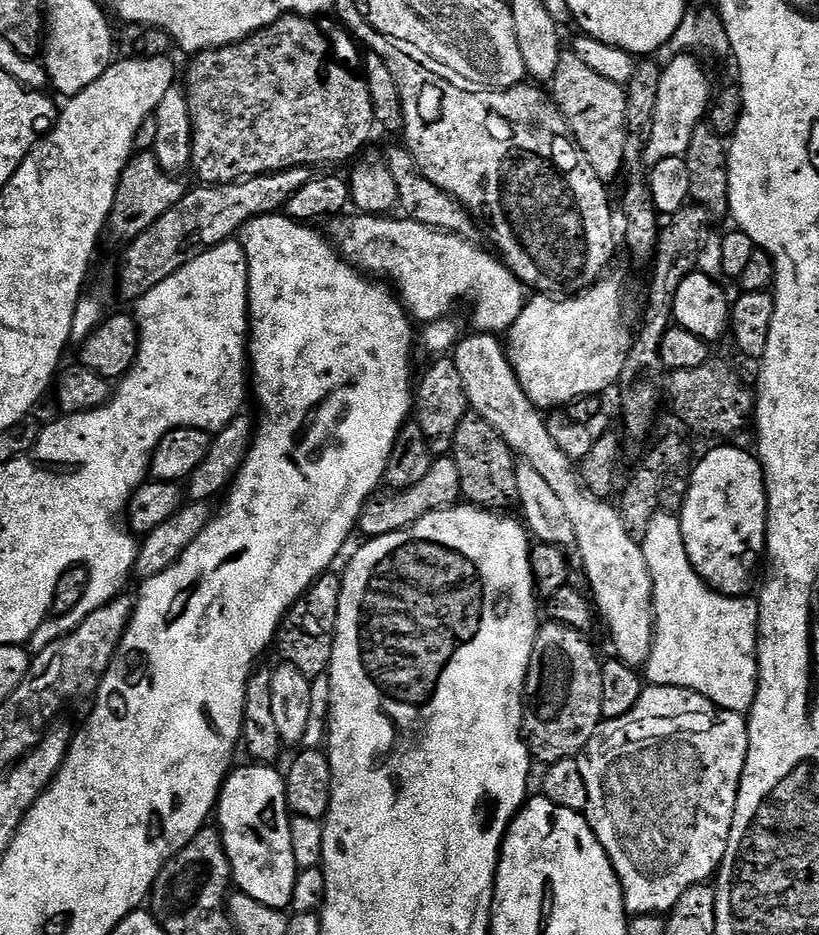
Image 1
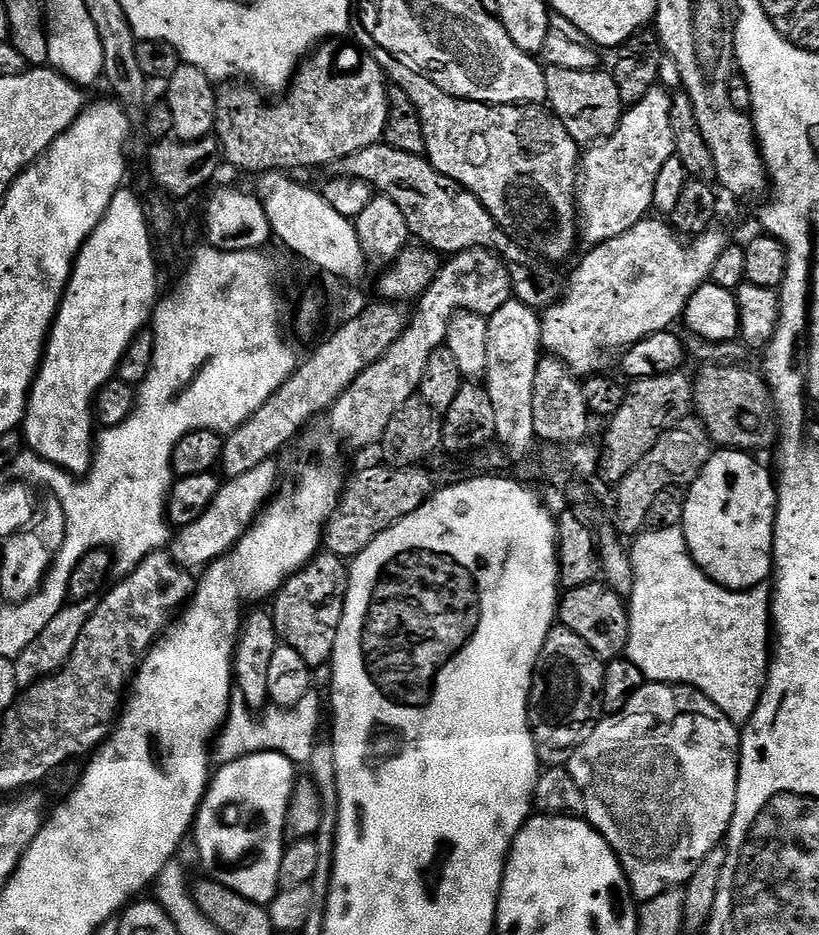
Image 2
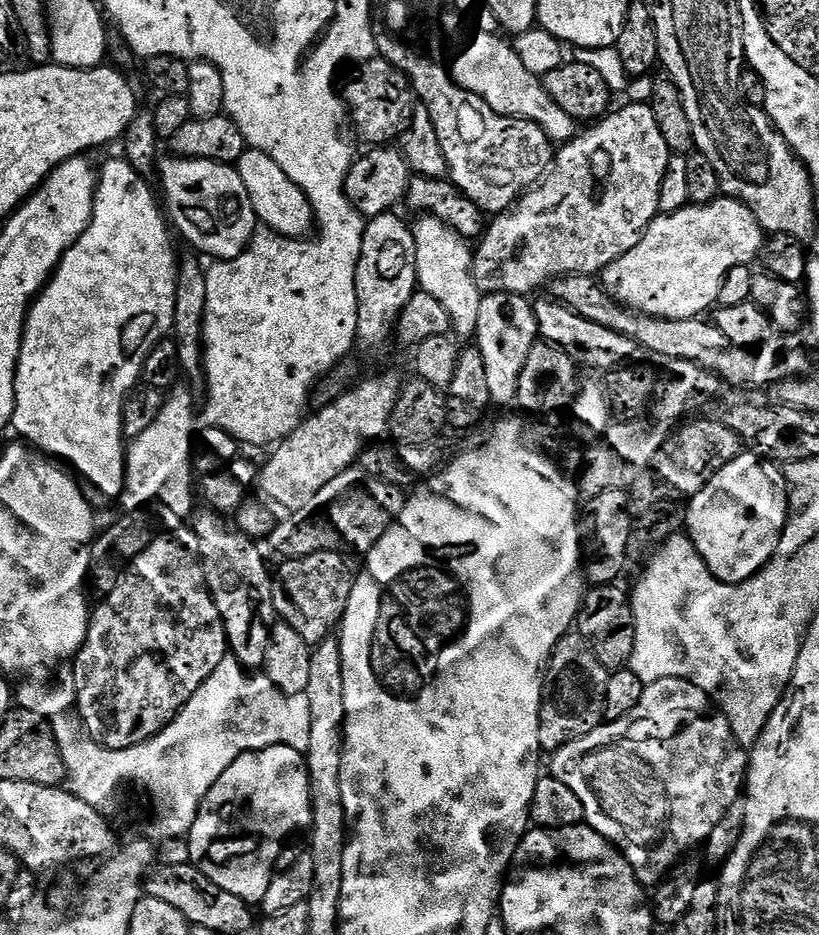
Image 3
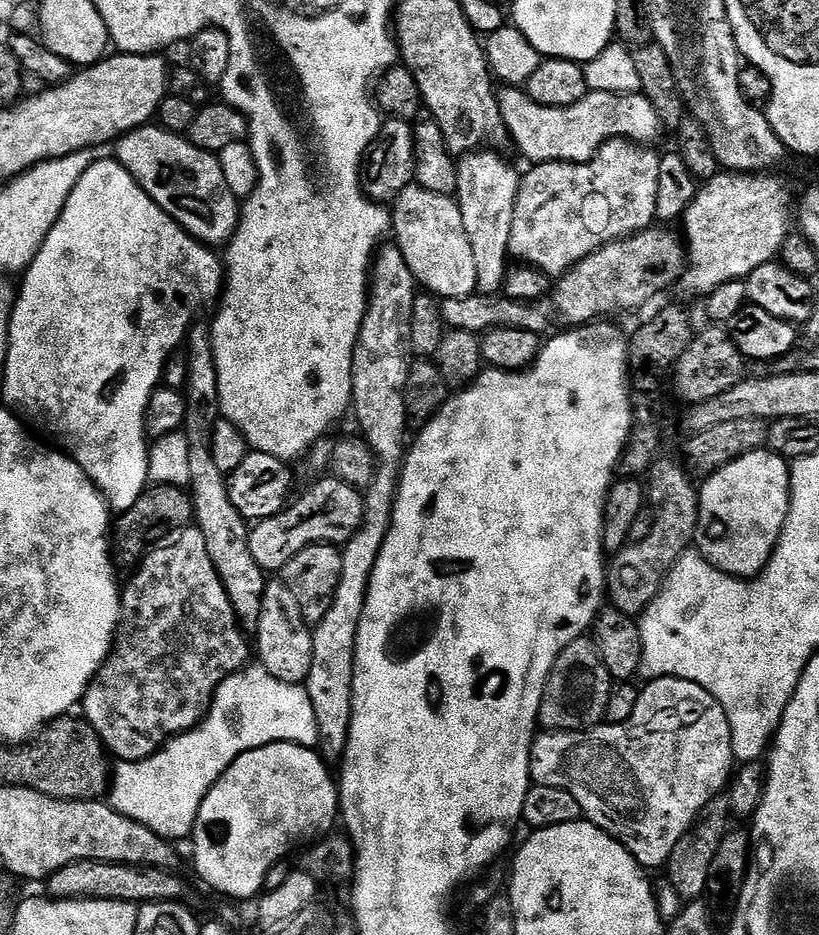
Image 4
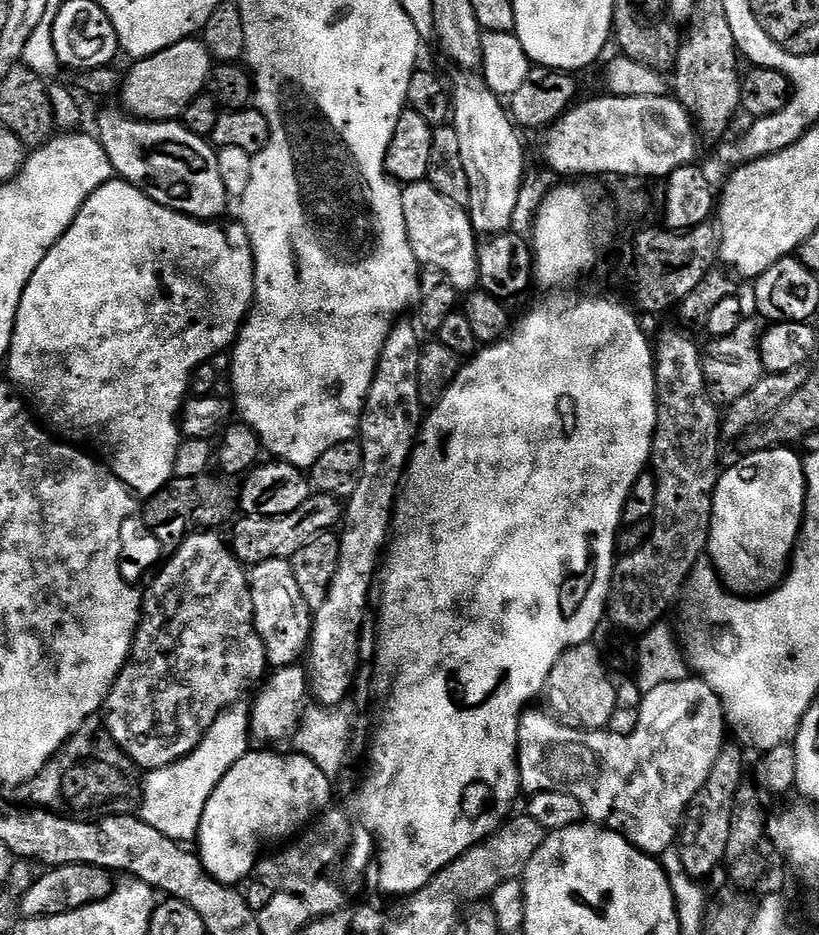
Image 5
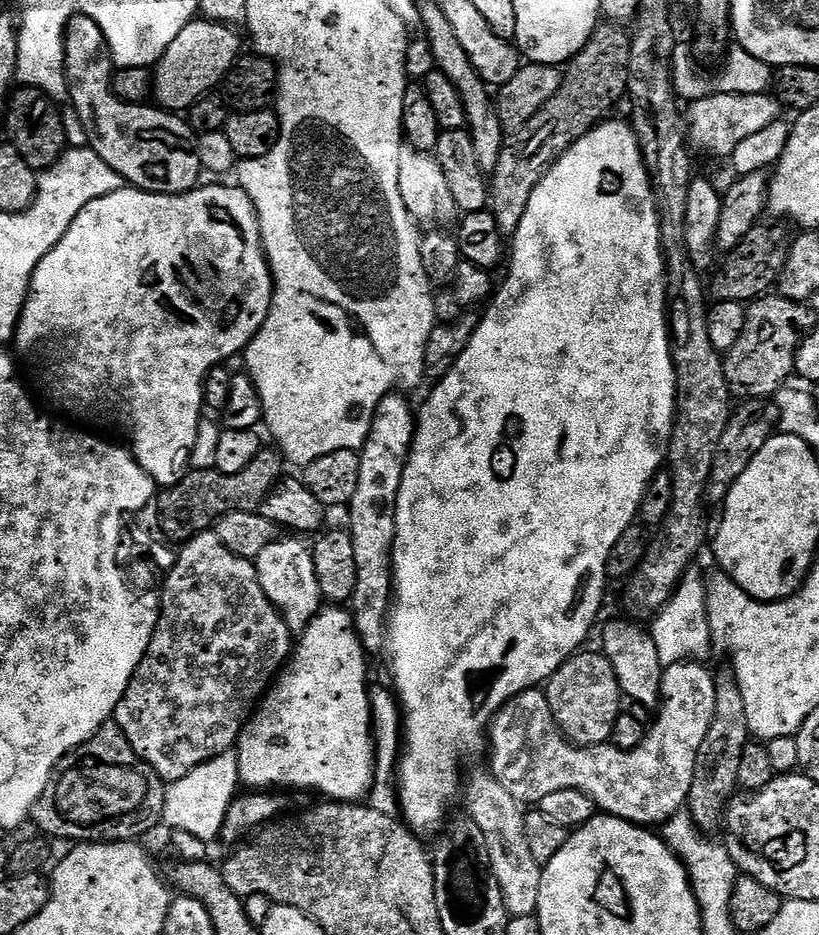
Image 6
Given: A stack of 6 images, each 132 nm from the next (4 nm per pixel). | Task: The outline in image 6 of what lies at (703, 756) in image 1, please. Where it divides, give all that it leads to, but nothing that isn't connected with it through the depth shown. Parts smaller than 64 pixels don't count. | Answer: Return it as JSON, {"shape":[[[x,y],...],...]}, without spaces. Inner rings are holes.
{"shape":[[[685,662],[670,664],[663,669],[662,699],[655,713],[656,721],[645,731],[643,742],[628,752],[615,748],[611,742],[587,746],[572,743],[560,731],[552,716],[547,695],[540,688],[531,688],[518,694],[515,700],[502,706],[490,725],[491,775],[499,778],[502,786],[506,786],[506,790],[510,790],[510,794],[514,794],[514,798],[524,806],[539,805],[546,794],[555,794],[558,790],[579,790],[592,799],[601,813],[641,826],[665,824],[675,812],[687,805],[690,786],[694,782],[698,750],[714,718],[716,682],[713,673],[708,673],[704,667],[700,662]]]}

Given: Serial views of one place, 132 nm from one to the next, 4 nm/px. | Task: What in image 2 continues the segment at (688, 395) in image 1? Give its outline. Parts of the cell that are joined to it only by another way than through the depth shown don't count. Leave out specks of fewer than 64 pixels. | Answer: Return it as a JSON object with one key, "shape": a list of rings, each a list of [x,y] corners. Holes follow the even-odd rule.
{"shape":[[[708,362],[700,373],[695,373],[692,381],[692,402],[699,423],[703,424],[713,445],[724,450],[735,450],[749,454],[759,453],[759,448],[768,448],[778,440],[778,413],[776,403],[772,400],[772,392],[768,389],[768,381],[759,371],[751,372],[734,362]]]}

